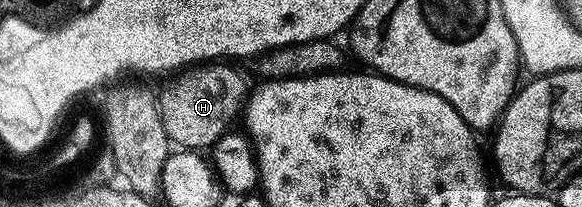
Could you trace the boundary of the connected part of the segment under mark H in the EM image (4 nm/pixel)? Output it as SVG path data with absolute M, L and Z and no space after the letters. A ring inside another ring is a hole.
M208 63L192 67L178 74L164 91L163 97L158 98L163 130L169 141L180 150L208 151L215 144L218 146L224 140L222 137L234 127L235 120L246 114L253 92L251 77L231 65L234 64Z

